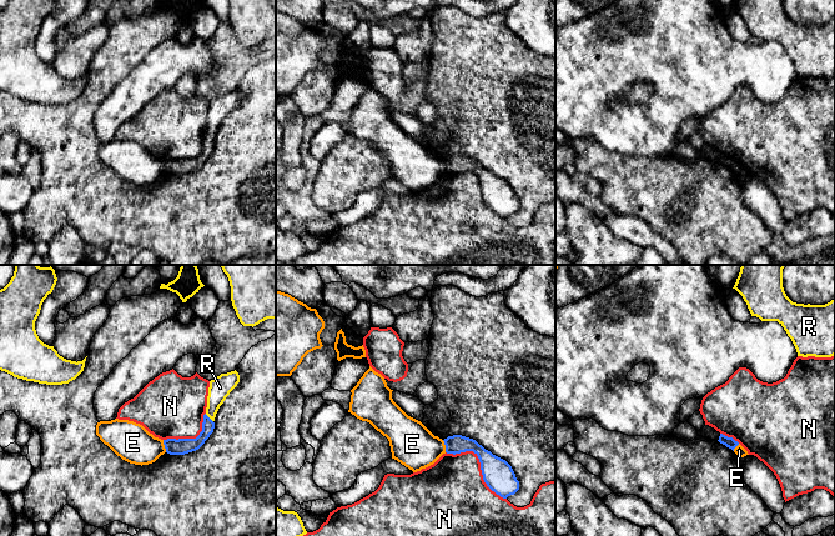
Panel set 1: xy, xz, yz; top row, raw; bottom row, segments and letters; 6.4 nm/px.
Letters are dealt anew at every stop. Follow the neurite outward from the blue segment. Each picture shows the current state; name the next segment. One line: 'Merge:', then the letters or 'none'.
Merge: R

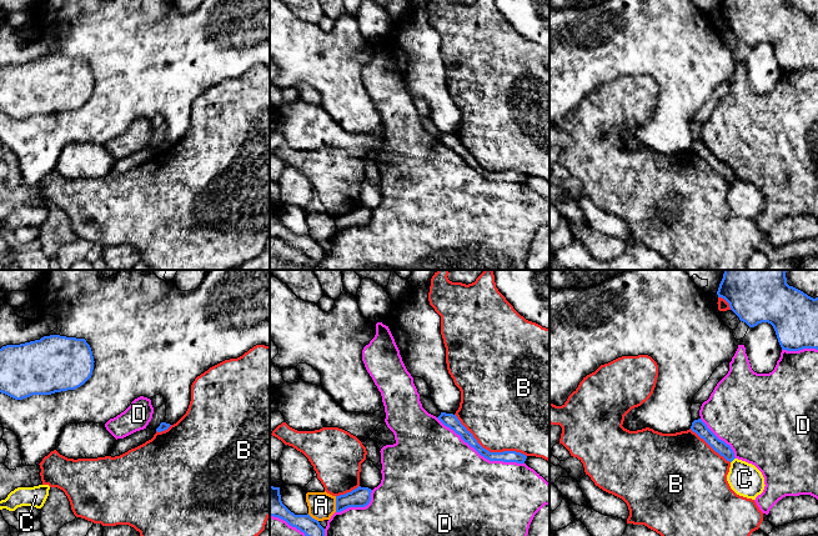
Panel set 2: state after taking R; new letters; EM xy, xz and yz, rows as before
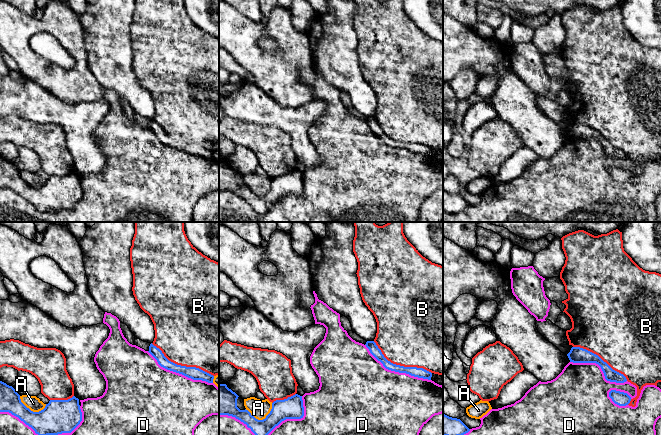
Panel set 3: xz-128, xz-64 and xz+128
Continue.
Merge: none

